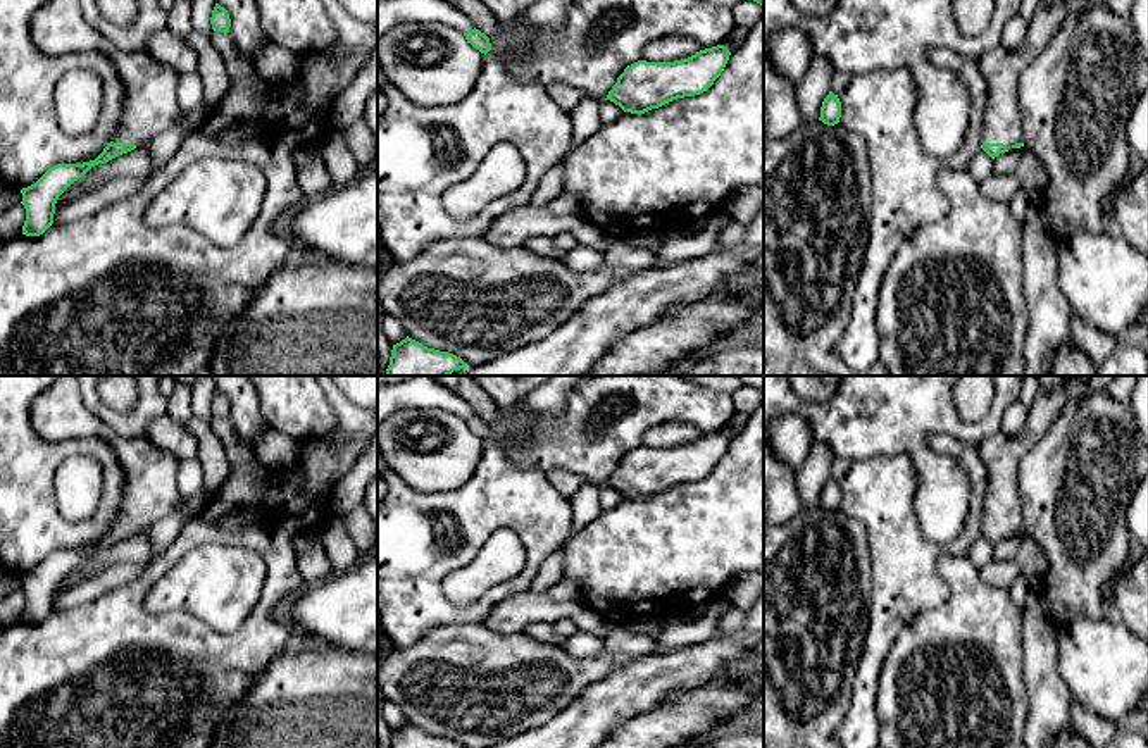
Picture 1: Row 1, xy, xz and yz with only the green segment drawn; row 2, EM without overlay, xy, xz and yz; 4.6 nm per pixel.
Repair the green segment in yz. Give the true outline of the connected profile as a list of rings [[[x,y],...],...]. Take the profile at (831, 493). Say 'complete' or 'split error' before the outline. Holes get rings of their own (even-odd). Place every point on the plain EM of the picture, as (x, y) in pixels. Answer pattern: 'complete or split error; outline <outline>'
complete; outline [[[829,477],[829,481],[822,488],[819,507],[822,507],[827,512],[834,512],[839,508],[839,503],[841,503],[841,488],[838,481]]]

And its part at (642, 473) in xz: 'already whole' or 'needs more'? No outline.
already whole

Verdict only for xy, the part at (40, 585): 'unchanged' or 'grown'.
grown

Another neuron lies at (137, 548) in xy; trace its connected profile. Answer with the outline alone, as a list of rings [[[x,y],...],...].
[[[150,529],[140,531],[134,536],[122,539],[105,550],[91,553],[83,564],[74,567],[74,572],[107,570],[121,564],[147,564],[152,555]]]

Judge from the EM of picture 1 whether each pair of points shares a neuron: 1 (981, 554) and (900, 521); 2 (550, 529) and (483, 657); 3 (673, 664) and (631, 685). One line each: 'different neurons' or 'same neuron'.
1: different neurons
2: different neurons
3: same neuron

